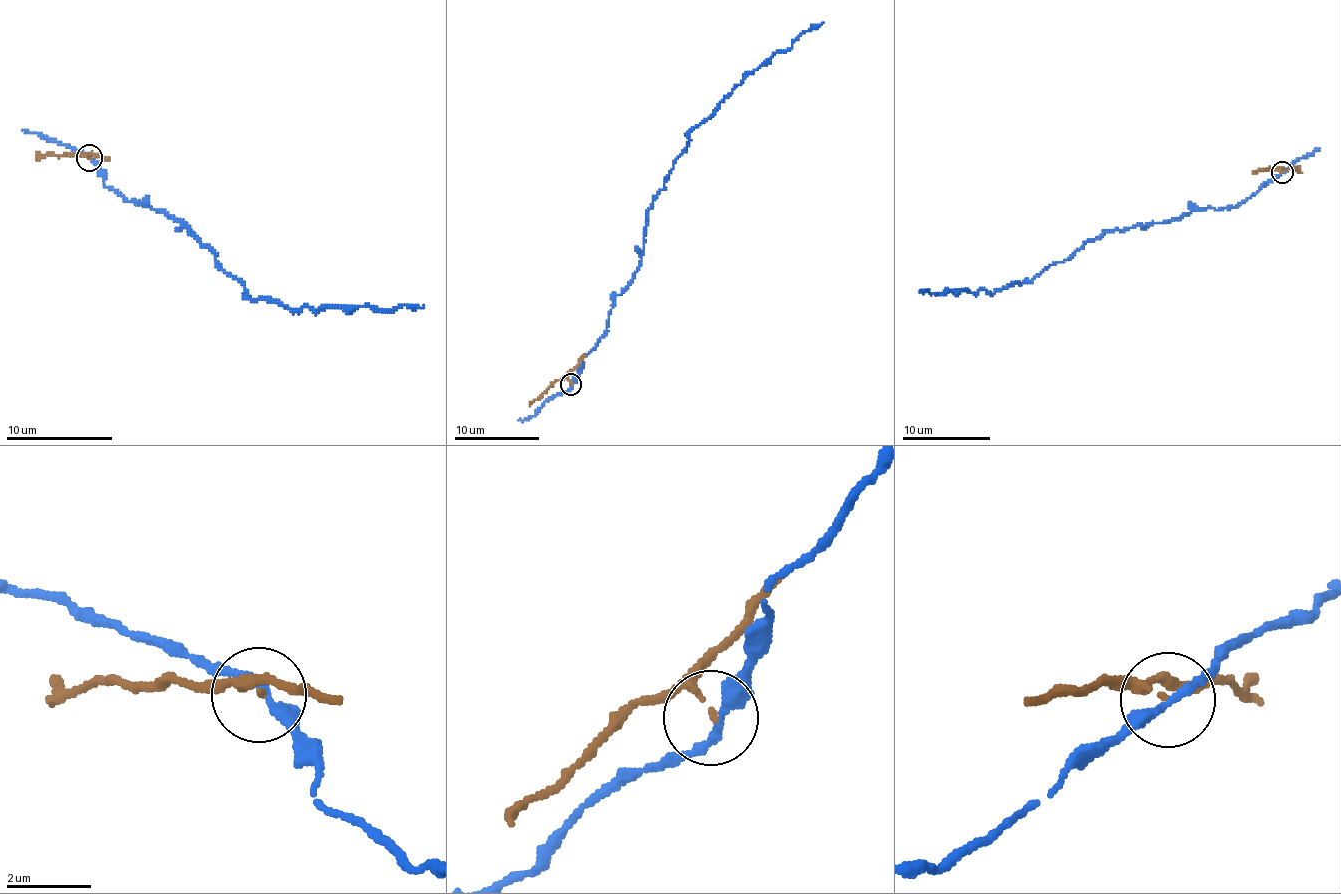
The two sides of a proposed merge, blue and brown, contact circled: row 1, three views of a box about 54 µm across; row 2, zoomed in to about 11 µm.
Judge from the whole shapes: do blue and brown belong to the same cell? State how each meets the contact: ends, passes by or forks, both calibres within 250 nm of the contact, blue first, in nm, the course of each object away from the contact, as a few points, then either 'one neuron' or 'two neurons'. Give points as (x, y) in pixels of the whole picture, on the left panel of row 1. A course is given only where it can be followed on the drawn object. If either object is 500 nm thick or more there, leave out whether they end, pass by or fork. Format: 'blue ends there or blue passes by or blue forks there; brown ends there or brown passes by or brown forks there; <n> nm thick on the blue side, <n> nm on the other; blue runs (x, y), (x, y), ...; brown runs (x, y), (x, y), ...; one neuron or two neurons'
blue passes by; brown ends there; 240 nm thick on the blue side, 110 nm on the other; blue runs (91, 158), (104, 184), (126, 201), (179, 221), (251, 299), (273, 299), (293, 311), (423, 305); brown runs (88, 158), (42, 155), (36, 160); two neurons

